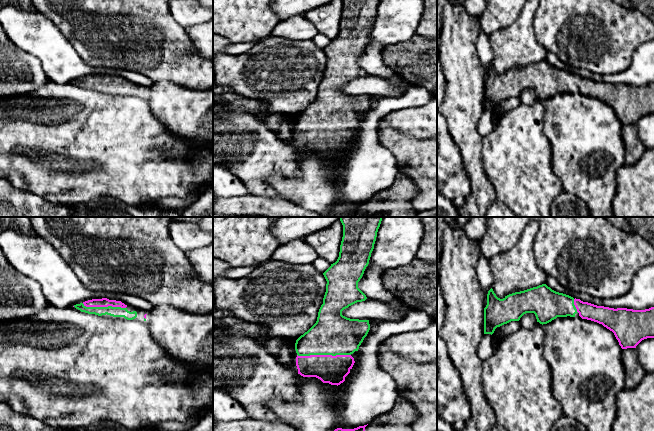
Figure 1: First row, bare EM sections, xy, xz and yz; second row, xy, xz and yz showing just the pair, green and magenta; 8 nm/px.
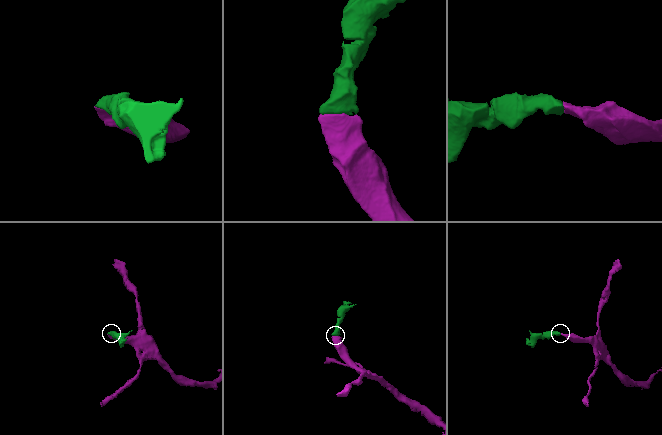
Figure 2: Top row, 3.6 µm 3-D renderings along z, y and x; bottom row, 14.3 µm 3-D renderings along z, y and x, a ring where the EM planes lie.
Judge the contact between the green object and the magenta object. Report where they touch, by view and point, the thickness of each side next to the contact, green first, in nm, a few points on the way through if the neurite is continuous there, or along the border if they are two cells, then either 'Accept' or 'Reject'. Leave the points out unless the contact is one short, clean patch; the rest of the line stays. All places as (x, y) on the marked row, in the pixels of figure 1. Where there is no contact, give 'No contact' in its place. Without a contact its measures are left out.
Touches green at xz (324, 354). Thickness 340 nm (green) against 220 nm. Accept

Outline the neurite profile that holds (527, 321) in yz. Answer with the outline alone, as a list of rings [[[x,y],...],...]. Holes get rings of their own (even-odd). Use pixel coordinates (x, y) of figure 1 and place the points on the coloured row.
[[[526,313],[519,320],[520,327],[523,329],[532,329],[536,323],[537,319],[534,313]]]

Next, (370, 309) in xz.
[[[367,298],[357,302],[342,311],[342,315],[350,319],[401,321],[405,319],[409,311],[396,311],[387,303]]]

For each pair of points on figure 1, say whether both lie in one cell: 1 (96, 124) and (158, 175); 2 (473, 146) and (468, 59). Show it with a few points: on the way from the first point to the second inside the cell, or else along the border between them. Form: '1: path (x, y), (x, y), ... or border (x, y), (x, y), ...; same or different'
1: path (111, 139), (124, 152), (143, 164); same
2: path (467, 124), (467, 81); same

